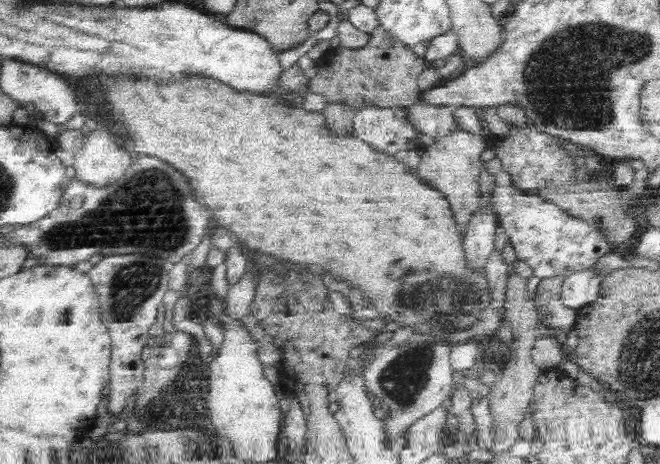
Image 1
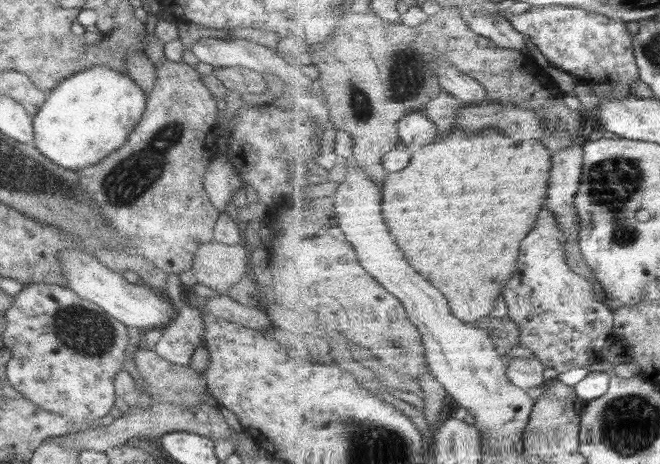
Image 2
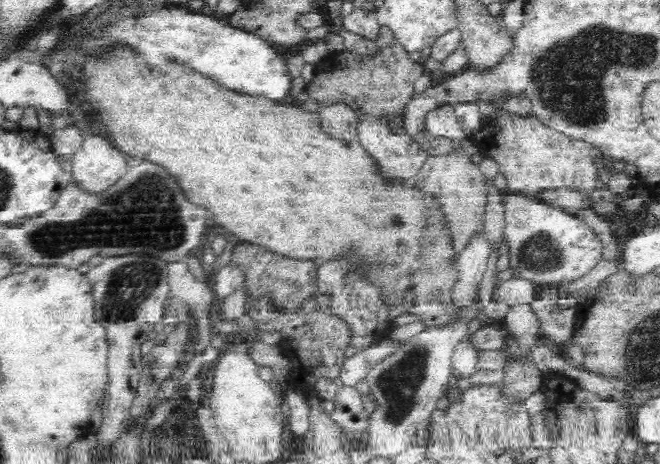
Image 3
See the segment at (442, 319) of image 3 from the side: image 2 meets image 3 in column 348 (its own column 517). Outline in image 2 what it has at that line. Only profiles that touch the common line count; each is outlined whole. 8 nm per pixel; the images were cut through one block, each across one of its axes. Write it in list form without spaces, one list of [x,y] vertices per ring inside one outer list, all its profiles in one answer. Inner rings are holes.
[[[454,127],[438,143],[414,150],[408,168],[386,177],[383,211],[390,230],[406,250],[406,258],[449,298],[458,318],[478,325],[494,314],[498,299],[517,272],[520,246],[544,210],[552,167],[551,150],[540,139],[518,141],[497,129],[470,133]]]

